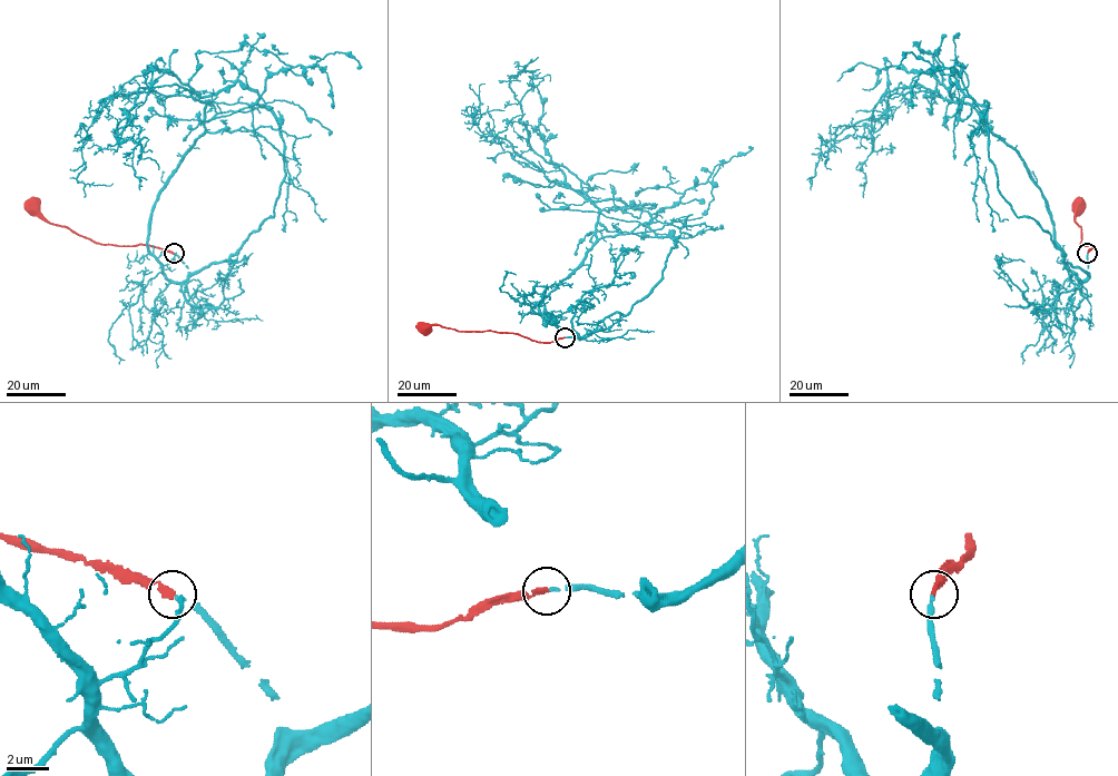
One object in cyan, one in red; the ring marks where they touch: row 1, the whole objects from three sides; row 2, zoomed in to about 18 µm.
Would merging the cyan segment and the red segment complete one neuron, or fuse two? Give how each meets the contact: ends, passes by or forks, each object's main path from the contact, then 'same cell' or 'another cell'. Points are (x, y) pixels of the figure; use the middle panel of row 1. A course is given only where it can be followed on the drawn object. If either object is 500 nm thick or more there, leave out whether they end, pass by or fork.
cyan ends | red ends | cyan via (565, 337), (579, 337), (539, 306), (596, 242), (598, 208), (520, 123), (509, 80), (531, 60) | red via (565, 337), (549, 342), (536, 342), (515, 333), (458, 331), (438, 325), (425, 330) | same cell

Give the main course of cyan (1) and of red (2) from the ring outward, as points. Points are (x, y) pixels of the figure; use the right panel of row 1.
1: (1087, 253), (1080, 282), (1020, 155), (971, 106), (920, 85), (886, 91), (870, 117), (822, 138), (811, 190)
2: (1087, 253), (1091, 245), (1080, 244), (1081, 228), (1076, 222), (1080, 208)

